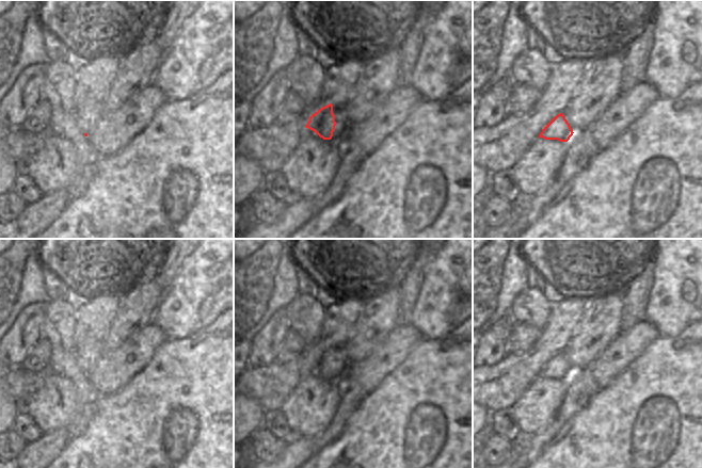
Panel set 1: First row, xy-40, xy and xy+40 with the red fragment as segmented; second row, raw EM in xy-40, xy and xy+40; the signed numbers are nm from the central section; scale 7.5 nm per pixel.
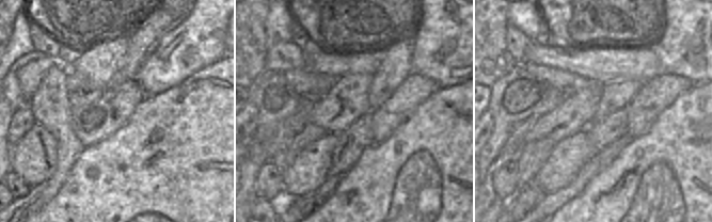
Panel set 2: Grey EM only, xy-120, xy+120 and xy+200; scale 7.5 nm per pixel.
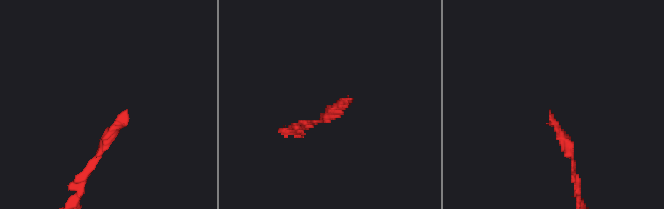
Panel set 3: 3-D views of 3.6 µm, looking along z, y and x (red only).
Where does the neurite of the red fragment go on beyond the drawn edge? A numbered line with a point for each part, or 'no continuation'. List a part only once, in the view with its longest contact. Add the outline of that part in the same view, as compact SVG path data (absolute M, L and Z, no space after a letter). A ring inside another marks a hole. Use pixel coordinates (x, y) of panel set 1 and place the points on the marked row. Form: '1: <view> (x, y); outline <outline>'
1: xy-40 (86, 114); outline M89 99L77 107L75 122L83 134L89 133L94 128L101 113L102 103L95 99Z

